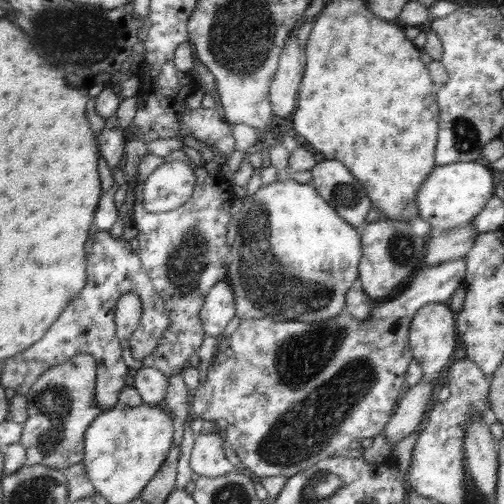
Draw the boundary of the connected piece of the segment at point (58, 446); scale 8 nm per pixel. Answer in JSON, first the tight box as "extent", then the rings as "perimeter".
{"extent":[21,354,103,470],"perimeter":[[[79,354],[74,360],[48,370],[32,387],[30,419],[26,421],[21,440],[27,448],[28,464],[45,464],[65,470],[84,462],[87,457],[87,432],[103,413],[96,398],[98,363],[96,355]]]}

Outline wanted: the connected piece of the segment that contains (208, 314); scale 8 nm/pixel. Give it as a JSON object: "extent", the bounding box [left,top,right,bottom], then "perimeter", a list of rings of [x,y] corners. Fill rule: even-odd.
{"extent":[199,280,234,339],"perimeter":[[[226,280],[216,284],[207,294],[199,317],[203,321],[204,332],[219,339],[228,322],[234,318],[234,294]]]}

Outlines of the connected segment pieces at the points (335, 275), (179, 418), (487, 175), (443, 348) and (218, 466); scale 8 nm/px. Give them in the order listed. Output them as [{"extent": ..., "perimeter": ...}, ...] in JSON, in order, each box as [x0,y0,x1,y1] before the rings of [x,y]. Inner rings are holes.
[{"extent":[227,179,362,322],"perimeter":[[[293,179],[285,181],[276,180],[275,183],[263,185],[257,193],[242,198],[242,207],[239,218],[236,221],[236,240],[234,240],[232,254],[227,257],[228,260],[228,278],[232,282],[236,293],[236,310],[241,320],[265,318],[276,322],[320,322],[328,321],[330,318],[340,316],[346,308],[346,290],[350,290],[356,280],[358,280],[358,266],[362,259],[360,234],[355,227],[348,224],[333,208],[326,202],[316,190],[308,184],[299,184]]]},{"extent":[165,374,194,445],"perimeter":[[[183,374],[170,376],[169,379],[171,386],[165,402],[169,405],[169,409],[176,415],[175,427],[177,431],[175,434],[175,445],[180,445],[183,443],[188,426],[194,418],[190,405],[192,391],[189,384],[185,381]]]},{"extent":[416,161,495,234],"perimeter":[[[484,161],[437,165],[416,194],[418,216],[430,223],[432,234],[462,228],[482,212],[495,189],[495,174]]]},{"extent":[409,303,460,387],"perimeter":[[[428,303],[416,311],[409,329],[409,344],[413,360],[420,364],[423,378],[437,387],[446,366],[452,362],[453,355],[460,346],[455,328],[455,313],[448,308],[446,303]]]},{"extent":[191,431,237,477],"perimeter":[[[218,431],[195,435],[191,463],[193,472],[206,477],[222,476],[237,470],[226,460],[222,436],[218,436]]]}]

